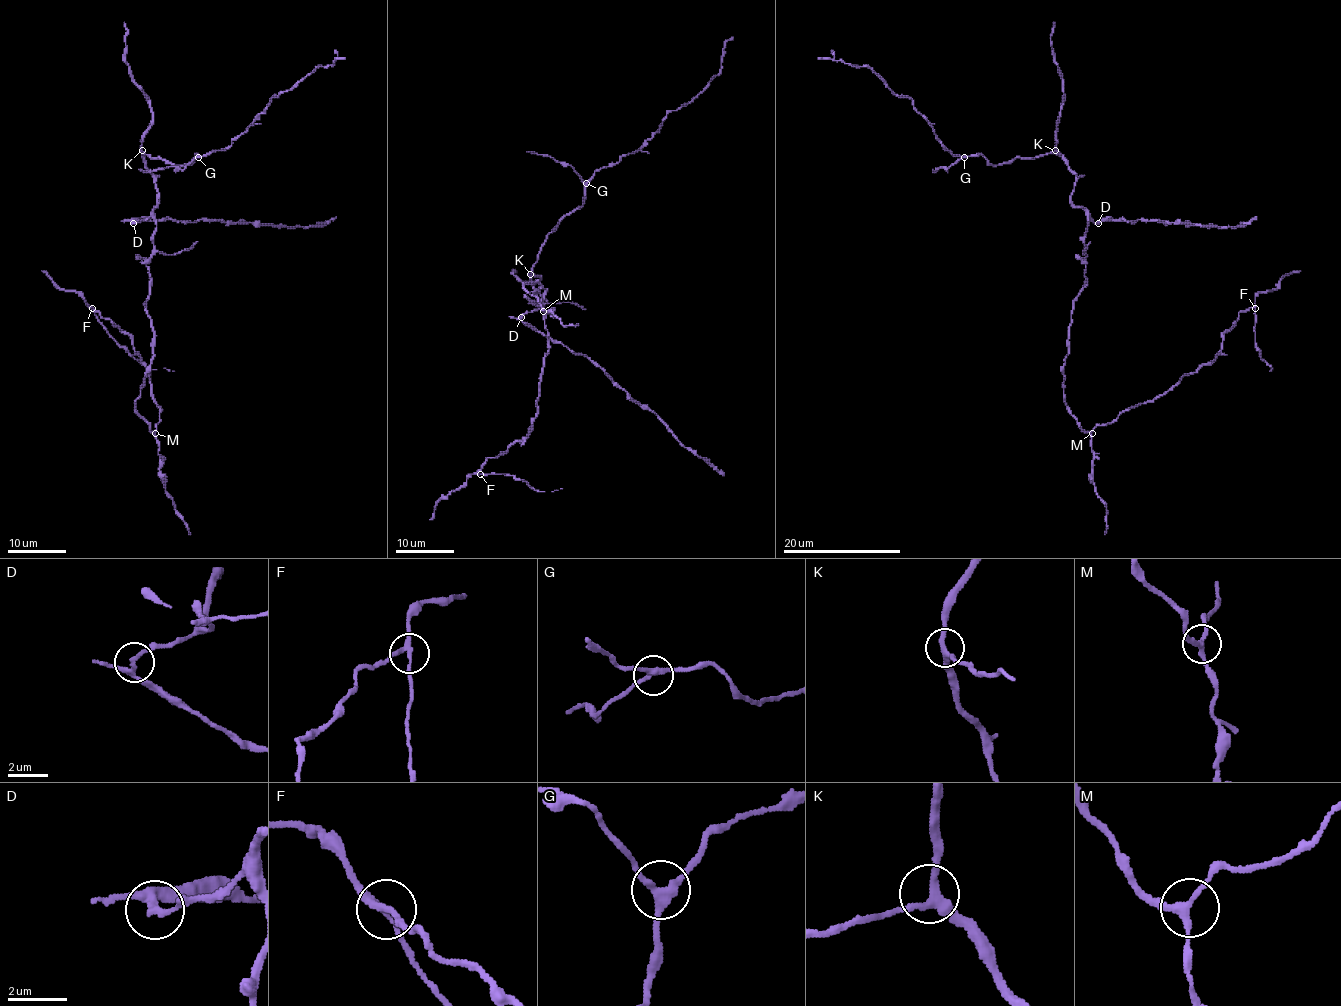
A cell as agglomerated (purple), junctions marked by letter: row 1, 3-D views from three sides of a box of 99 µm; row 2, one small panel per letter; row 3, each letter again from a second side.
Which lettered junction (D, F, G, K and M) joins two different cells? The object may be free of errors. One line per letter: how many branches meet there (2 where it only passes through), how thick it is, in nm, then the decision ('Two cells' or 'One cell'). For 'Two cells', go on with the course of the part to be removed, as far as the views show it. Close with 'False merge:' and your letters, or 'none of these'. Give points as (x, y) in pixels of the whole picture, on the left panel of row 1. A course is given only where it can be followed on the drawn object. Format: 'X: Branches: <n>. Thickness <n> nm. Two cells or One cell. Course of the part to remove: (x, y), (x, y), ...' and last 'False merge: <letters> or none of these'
D: Branches: 3. Thickness 220 nm. Two cells. Course of the part to remove: (133, 222), (208, 219), (321, 227), (336, 216)
F: Branches: 3. Thickness 190 nm. One cell
G: Branches: 3. Thickness 280 nm. One cell
K: Branches: 3. Thickness 280 nm. One cell
M: Branches: 3. Thickness 240 nm. One cell
False merge: D

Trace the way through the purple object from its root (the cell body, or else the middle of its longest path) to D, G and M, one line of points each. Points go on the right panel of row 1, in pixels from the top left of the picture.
D: (1083, 287), (1086, 280), (1084, 233), (1090, 216), (1097, 222)
G: (1083, 287), (1087, 216), (1071, 200), (1075, 174), (1068, 163), (1055, 153), (999, 165), (981, 155), (964, 157)
M: (1083, 287), (1071, 315), (1068, 355), (1064, 365), (1064, 399), (1080, 427), (1092, 433)

